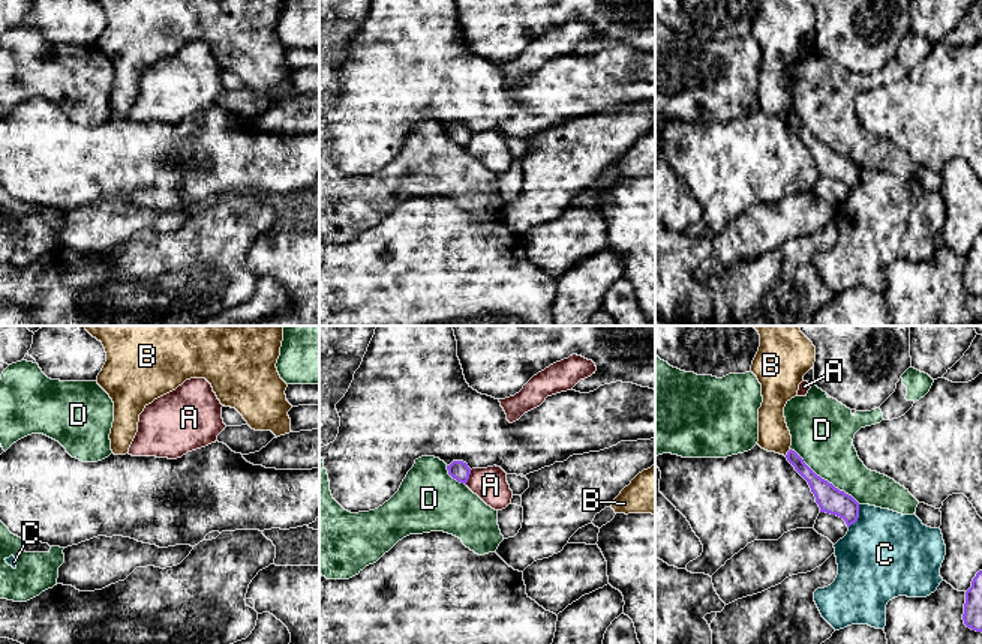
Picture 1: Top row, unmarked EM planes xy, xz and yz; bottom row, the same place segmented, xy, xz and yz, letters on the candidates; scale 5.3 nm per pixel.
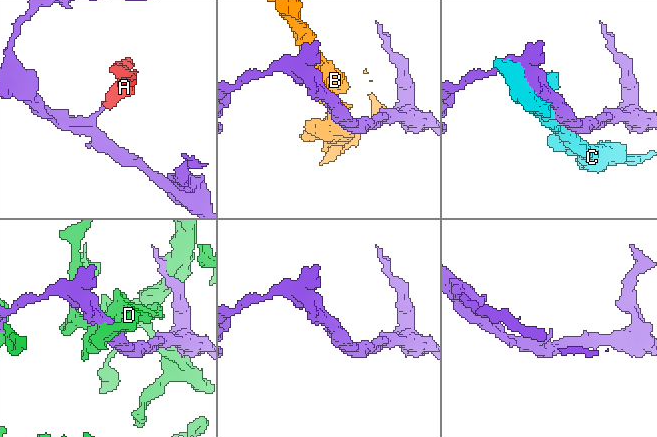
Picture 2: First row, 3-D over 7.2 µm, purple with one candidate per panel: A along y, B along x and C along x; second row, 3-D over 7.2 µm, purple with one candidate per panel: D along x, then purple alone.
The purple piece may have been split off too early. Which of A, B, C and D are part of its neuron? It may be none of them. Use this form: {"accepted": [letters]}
{"accepted": []}

